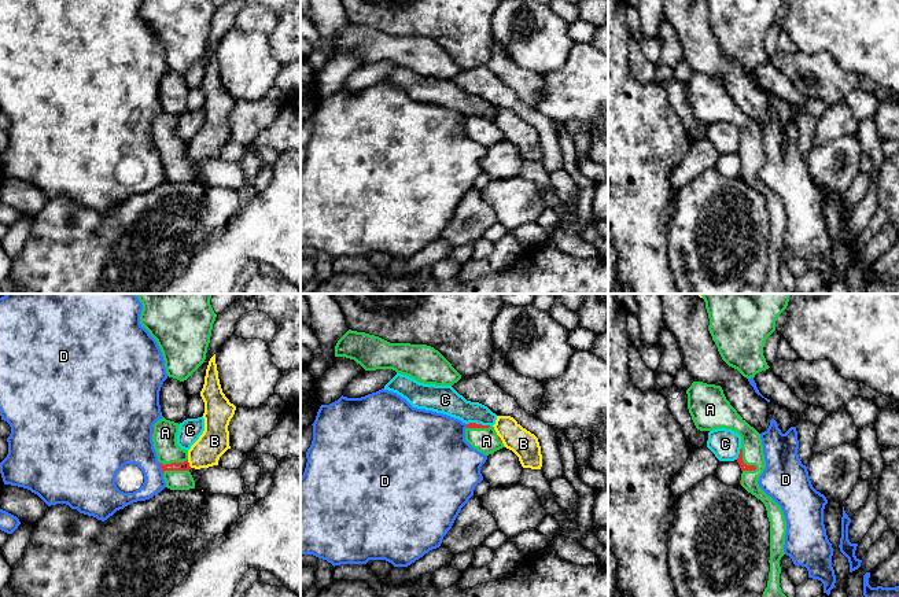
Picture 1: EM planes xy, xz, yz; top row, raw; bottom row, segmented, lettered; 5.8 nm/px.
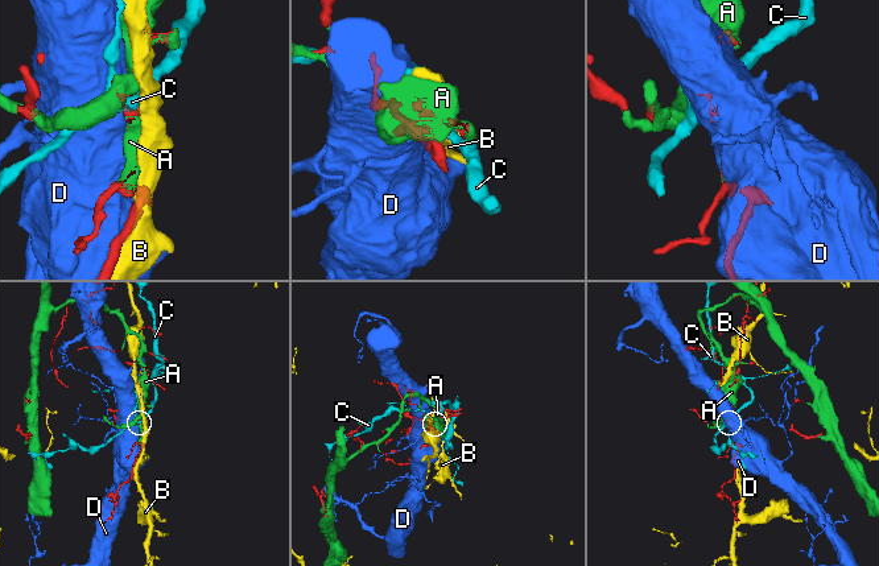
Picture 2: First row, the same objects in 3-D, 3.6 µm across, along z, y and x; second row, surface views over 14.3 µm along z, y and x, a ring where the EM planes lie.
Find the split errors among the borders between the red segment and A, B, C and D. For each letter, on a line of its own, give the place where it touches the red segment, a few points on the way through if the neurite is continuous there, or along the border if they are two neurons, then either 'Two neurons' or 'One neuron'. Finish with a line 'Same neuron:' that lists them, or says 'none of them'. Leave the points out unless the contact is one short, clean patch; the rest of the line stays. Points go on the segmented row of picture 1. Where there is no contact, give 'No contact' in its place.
A: Touches red at yz (745, 464). One neuron
B: Touches red at xy (188, 464). Two neurons
C: Touches red at yz (740, 453). Boundary: yz (740, 448), (736, 459). Two neurons
D: Touches red at xy (161, 467). Two neurons
Same neuron: A

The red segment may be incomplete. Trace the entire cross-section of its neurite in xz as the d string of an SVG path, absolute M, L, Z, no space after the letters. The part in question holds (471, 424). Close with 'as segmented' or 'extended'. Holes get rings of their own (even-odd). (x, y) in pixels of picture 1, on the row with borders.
M476 423L467 424L465 441L486 456L505 447L494 427Z | extended

